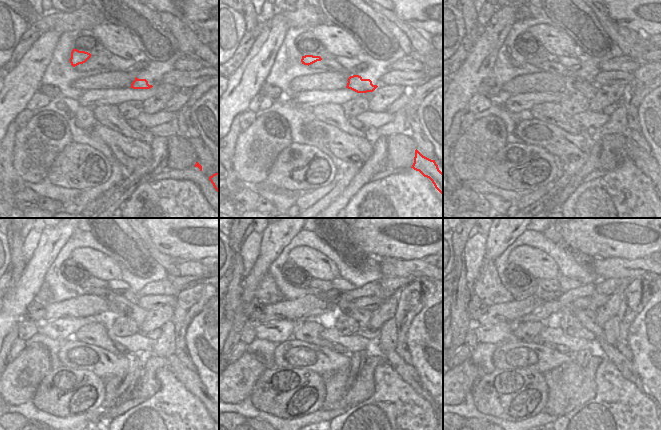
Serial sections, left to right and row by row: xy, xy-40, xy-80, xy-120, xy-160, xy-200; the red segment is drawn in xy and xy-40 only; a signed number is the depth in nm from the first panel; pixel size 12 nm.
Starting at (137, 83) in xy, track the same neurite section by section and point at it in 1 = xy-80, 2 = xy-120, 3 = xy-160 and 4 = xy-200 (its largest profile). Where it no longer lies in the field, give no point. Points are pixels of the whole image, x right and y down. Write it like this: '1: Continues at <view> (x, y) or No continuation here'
1: Continues at xy-80 (578, 85)
2: Continues at xy-120 (117, 303)
3: Continues at xy-160 (362, 316)
4: Continues at xy-200 (587, 317)

